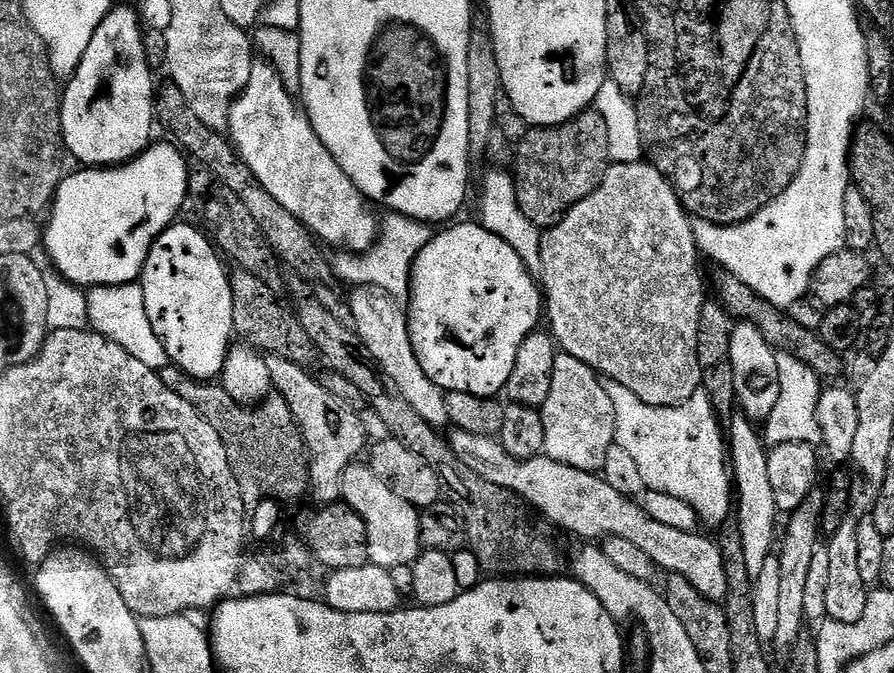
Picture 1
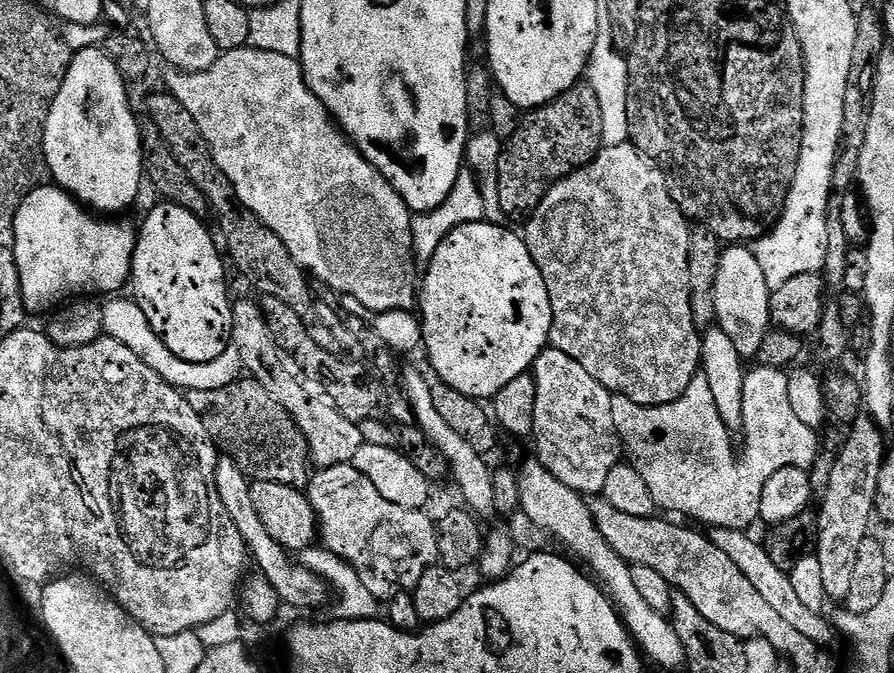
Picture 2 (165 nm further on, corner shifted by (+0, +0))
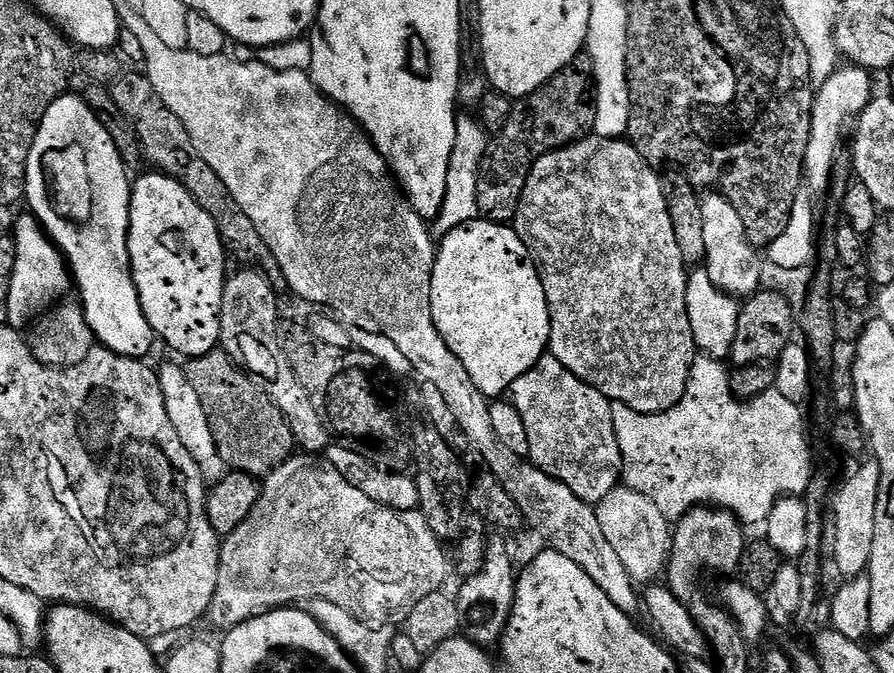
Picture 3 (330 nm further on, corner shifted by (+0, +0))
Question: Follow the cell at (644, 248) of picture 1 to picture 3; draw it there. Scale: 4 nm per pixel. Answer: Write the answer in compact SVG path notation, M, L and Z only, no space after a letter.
M595 134L575 140L565 148L554 150L528 171L526 186L522 190L520 207L516 210L514 227L516 233L530 245L530 251L540 269L540 281L546 290L546 302L550 310L550 338L548 352L570 374L582 378L590 386L598 389L604 397L618 404L630 406L635 412L645 412L648 416L655 412L670 410L686 394L692 363L698 355L694 334L690 330L690 314L686 310L686 290L688 289L689 265L678 250L678 238L674 234L674 222L670 222L670 210L664 197L666 187L663 179L656 177L657 169L648 164L638 154L638 150L627 139L611 140Z

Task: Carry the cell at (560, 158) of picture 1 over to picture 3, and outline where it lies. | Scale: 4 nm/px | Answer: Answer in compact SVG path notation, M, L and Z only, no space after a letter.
M586 54L576 56L554 78L529 96L513 103L510 122L489 139L488 149L480 163L478 206L480 216L493 222L512 222L520 207L528 171L546 154L593 135L596 127L594 99L594 62Z

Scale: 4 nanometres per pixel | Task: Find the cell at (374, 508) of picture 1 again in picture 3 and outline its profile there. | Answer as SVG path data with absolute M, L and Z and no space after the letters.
M296 454L268 473L259 489L254 510L223 537L218 590L207 619L213 620L221 630L227 630L274 608L326 599L348 608L358 618L377 620L380 626L388 626L384 624L391 620L404 622L422 598L445 587L448 556L443 547L445 545L420 510L400 512L379 504L338 474L327 459L316 454Z

